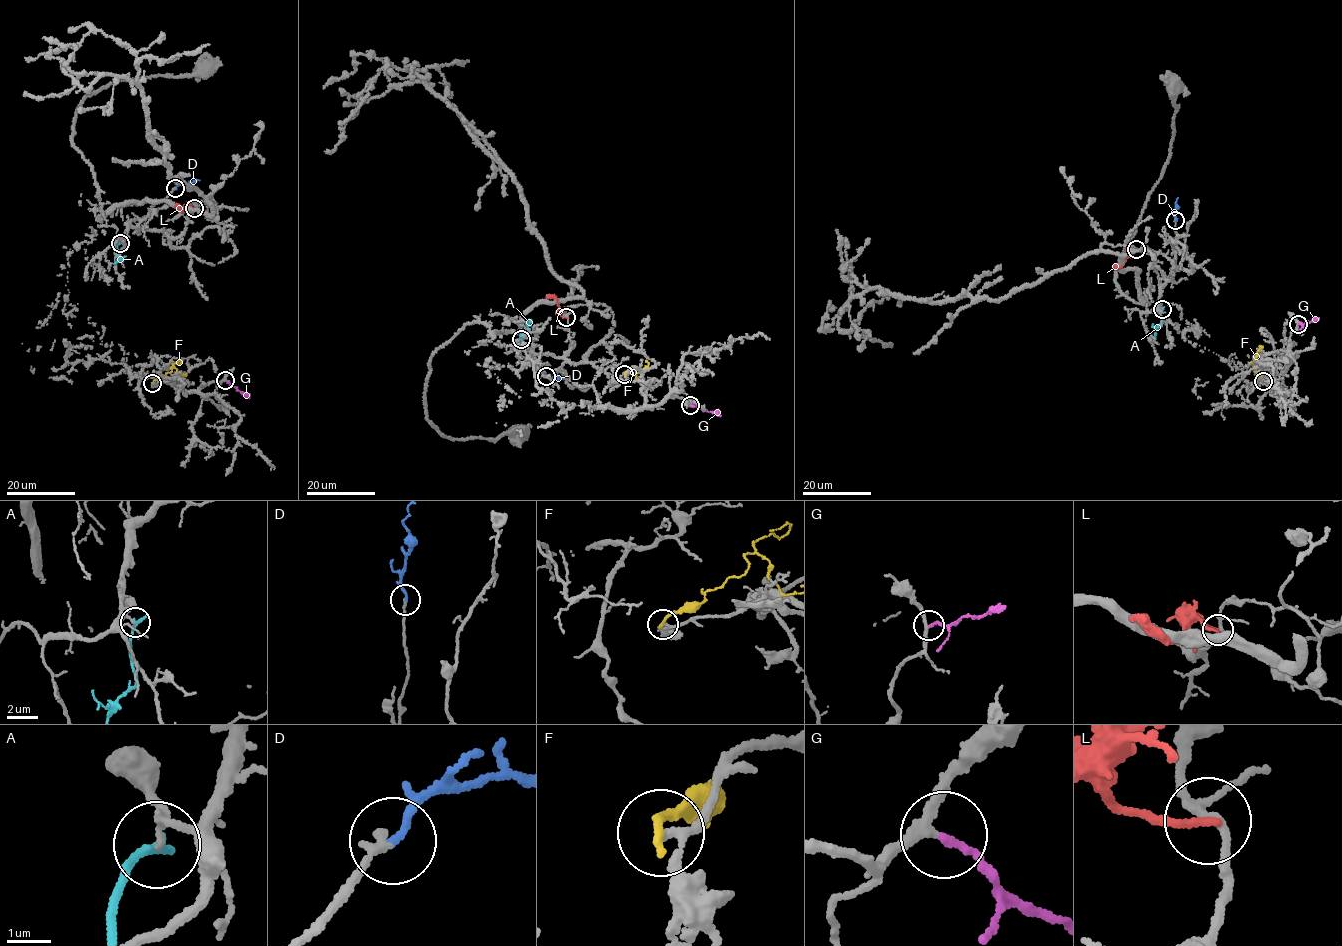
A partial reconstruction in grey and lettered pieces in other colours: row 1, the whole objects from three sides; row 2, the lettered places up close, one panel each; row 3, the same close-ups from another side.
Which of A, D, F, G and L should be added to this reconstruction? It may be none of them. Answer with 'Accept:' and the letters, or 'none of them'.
Accept: D, G

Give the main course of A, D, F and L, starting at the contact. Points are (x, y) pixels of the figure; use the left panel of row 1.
A: (120, 243), (116, 246), (119, 259), (112, 264)
D: (175, 189), (199, 179)
F: (152, 383), (169, 373), (172, 367), (179, 376), (183, 374)
L: (194, 208), (189, 204), (184, 210), (175, 204)

